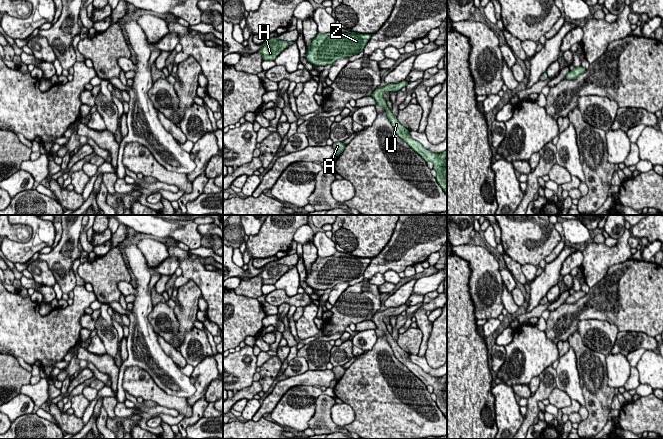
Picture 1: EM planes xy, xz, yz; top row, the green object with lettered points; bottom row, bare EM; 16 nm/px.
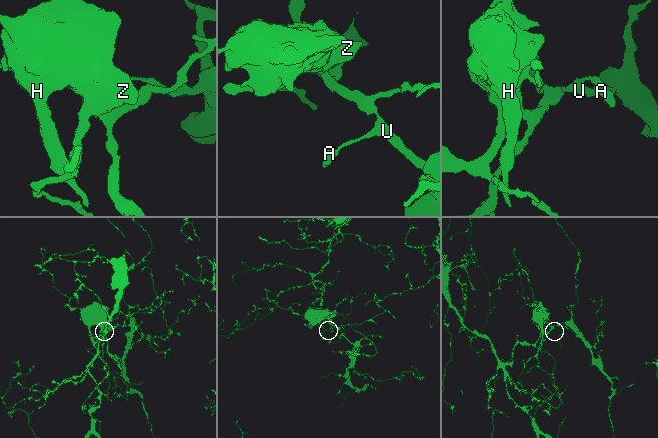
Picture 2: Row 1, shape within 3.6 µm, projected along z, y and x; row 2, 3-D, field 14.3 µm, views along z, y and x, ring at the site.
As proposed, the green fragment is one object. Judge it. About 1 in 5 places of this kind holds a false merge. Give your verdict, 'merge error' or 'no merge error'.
no merge error

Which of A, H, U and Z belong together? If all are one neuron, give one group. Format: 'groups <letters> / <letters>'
groups A H U Z

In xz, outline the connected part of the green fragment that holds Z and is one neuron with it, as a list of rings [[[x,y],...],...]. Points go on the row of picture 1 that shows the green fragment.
[[[335,31],[317,33],[307,49],[306,60],[315,66],[327,66],[336,60],[351,57],[364,50],[371,34]]]

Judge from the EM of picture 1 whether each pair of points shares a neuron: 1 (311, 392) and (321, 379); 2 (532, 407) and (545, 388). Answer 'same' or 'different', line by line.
1: different
2: same

